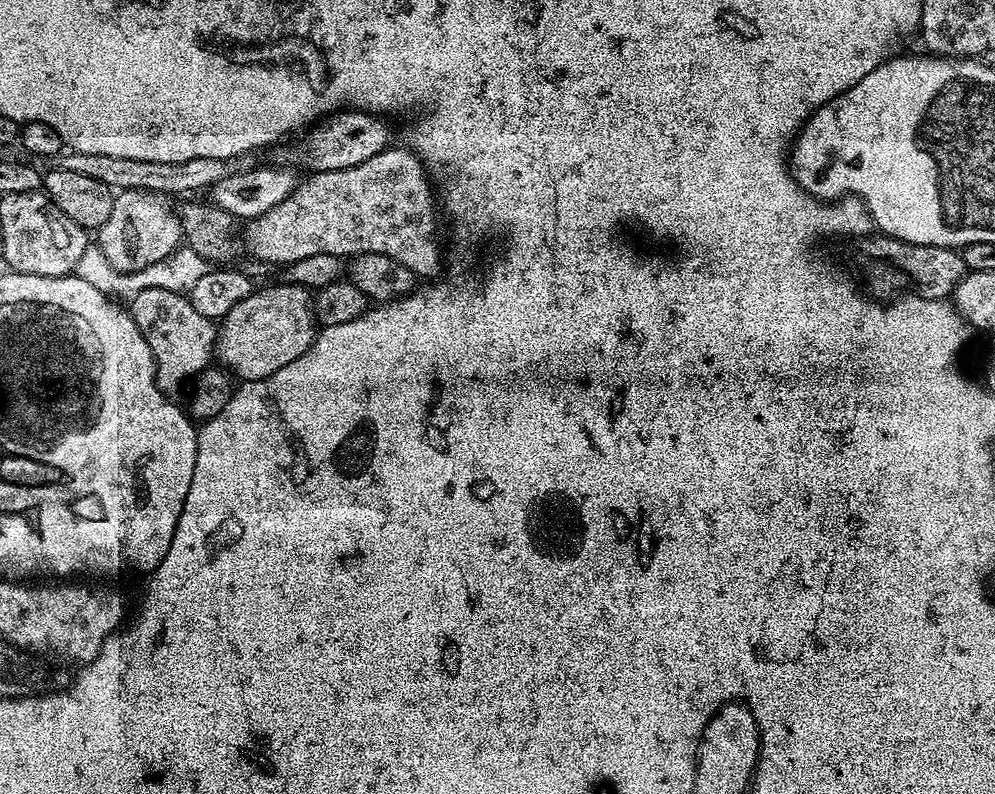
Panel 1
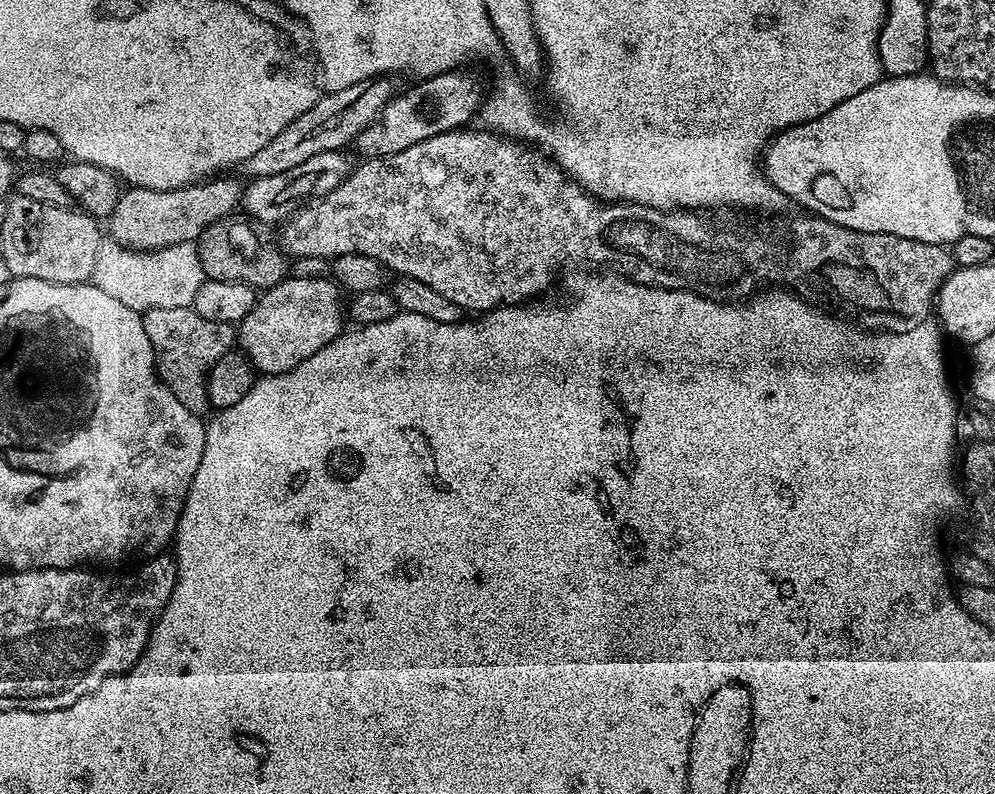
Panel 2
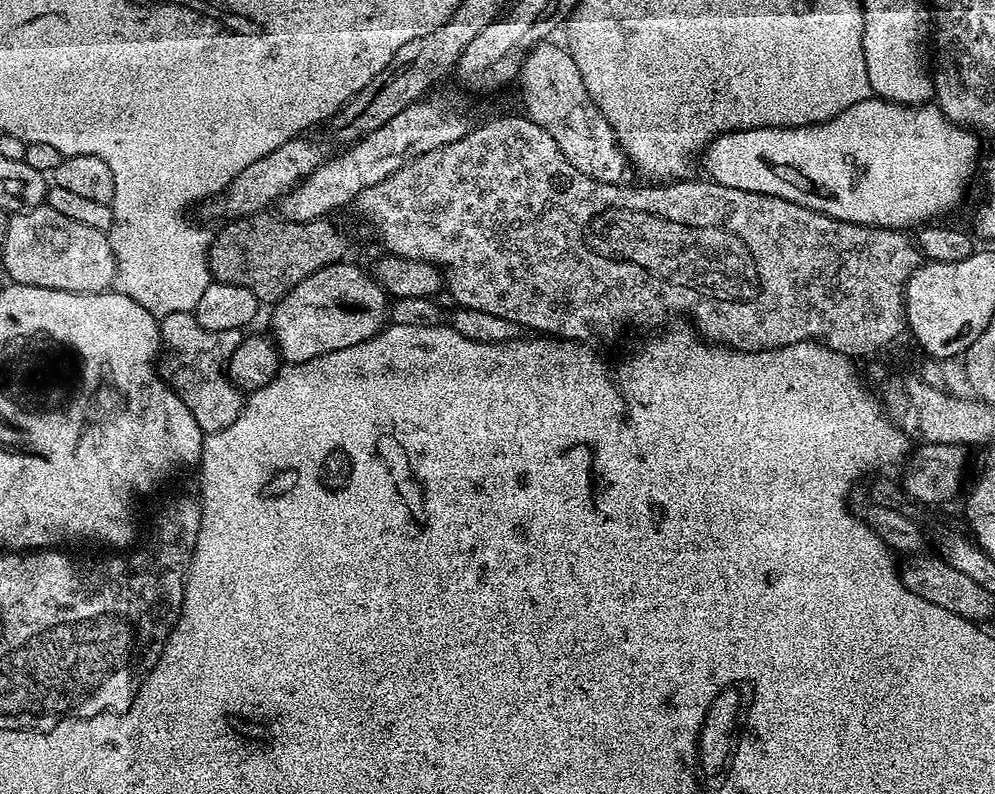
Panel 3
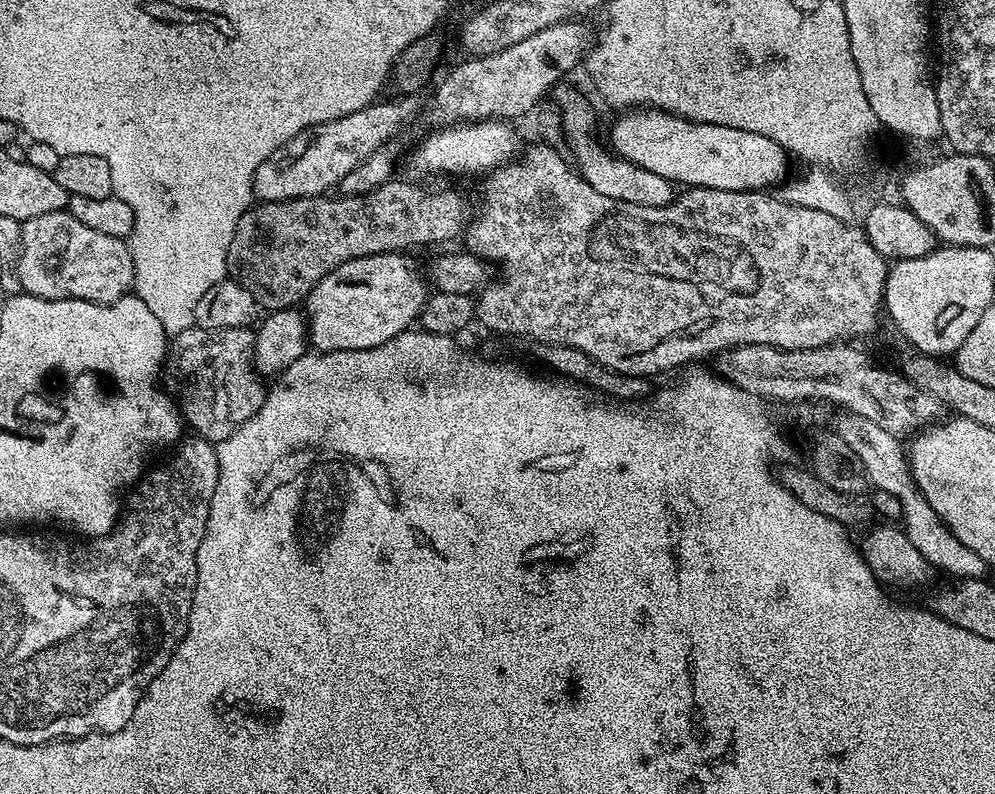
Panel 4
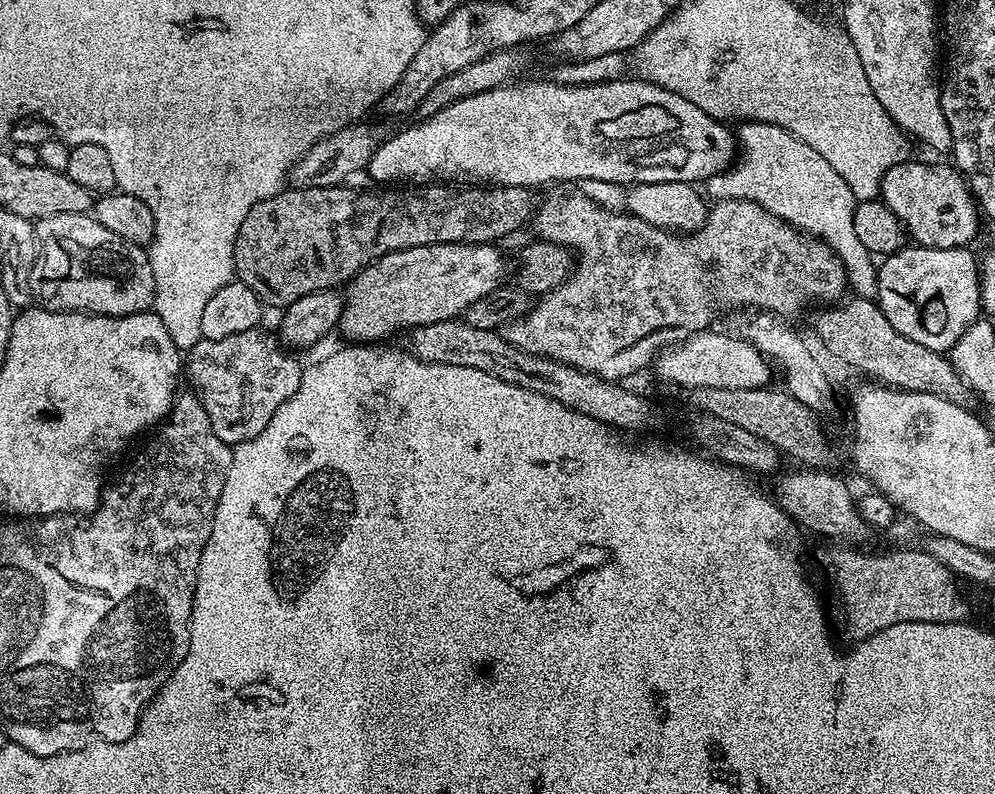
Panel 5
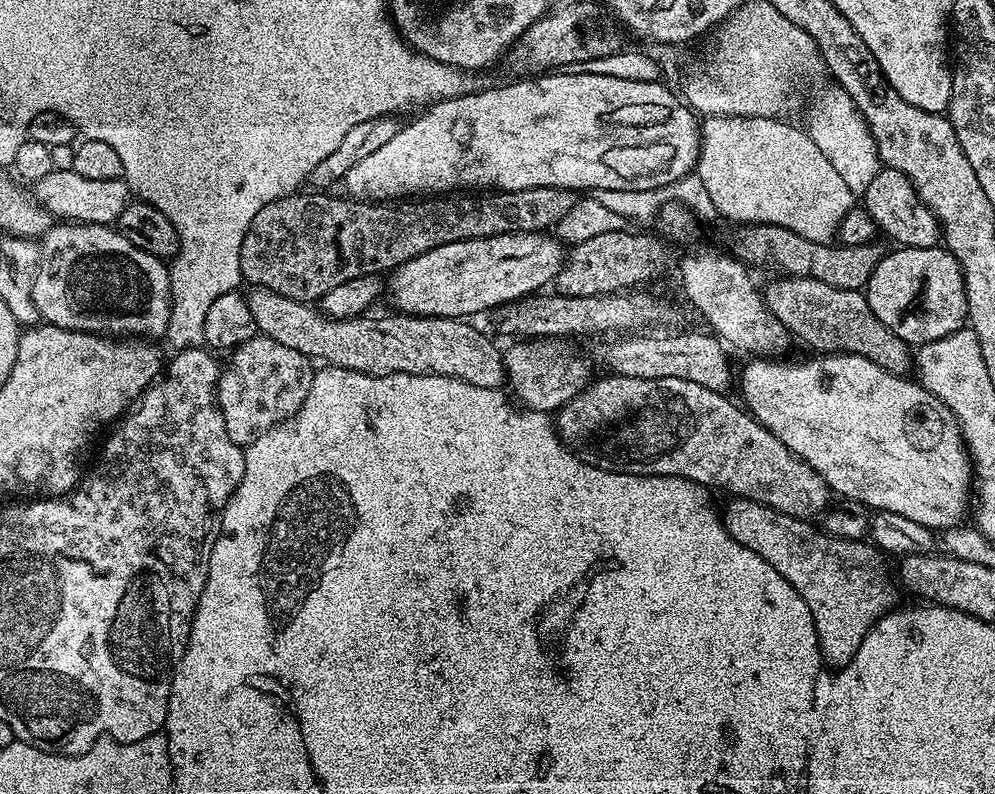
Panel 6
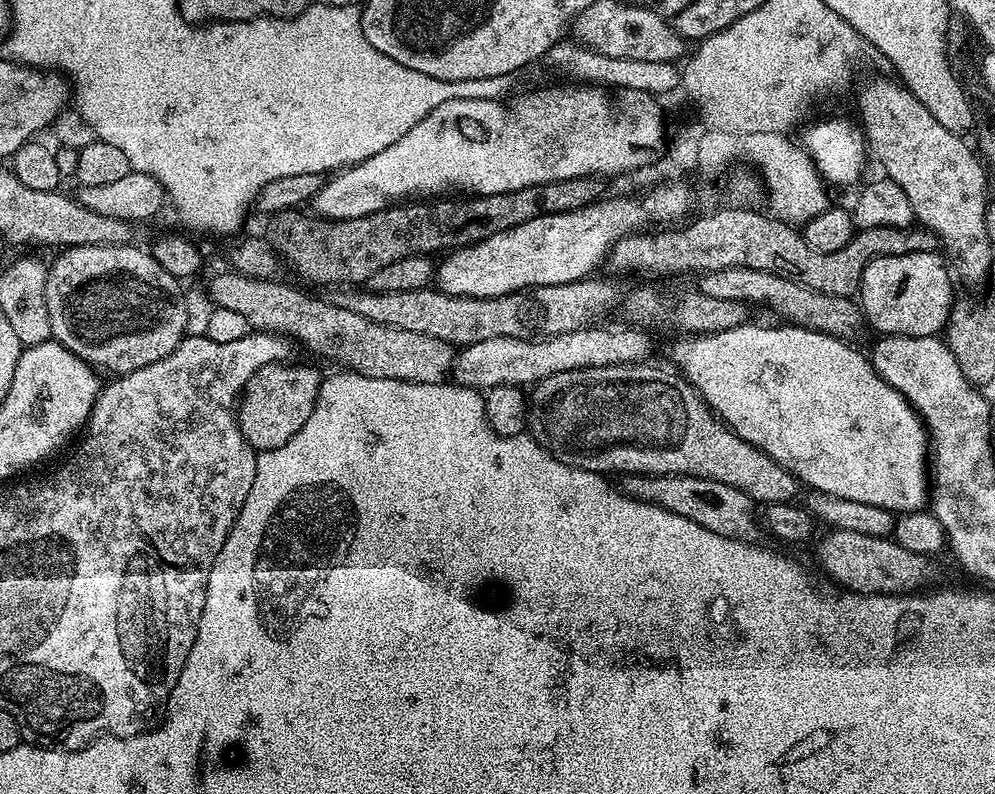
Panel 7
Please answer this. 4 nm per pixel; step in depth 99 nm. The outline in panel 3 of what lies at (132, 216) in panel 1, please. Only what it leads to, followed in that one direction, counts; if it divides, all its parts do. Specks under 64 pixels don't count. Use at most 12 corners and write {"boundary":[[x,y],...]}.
{"boundary":[[287,140],[246,166],[205,214],[271,209],[326,159],[318,141]]}

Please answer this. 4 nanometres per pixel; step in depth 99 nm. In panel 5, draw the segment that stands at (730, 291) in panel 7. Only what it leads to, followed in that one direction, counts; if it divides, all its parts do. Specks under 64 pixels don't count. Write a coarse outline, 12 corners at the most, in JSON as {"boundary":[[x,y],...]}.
{"boundary":[[879,303],[821,307],[834,359],[902,392],[965,406],[951,359],[890,326]]}

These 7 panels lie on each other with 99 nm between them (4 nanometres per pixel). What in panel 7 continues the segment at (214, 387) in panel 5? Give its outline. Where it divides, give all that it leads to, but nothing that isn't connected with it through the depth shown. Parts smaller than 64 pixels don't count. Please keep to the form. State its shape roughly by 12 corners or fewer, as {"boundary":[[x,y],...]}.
{"boundary":[[267,364],[244,387],[240,429],[261,453],[314,410],[321,373]]}

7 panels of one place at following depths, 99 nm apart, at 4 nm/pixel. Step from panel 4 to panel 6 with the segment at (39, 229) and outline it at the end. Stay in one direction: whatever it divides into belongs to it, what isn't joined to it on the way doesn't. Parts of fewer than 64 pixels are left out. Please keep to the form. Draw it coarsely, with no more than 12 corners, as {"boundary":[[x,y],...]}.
{"boundary":[[56,222],[39,245],[43,323],[160,338],[163,259],[106,224]]}

